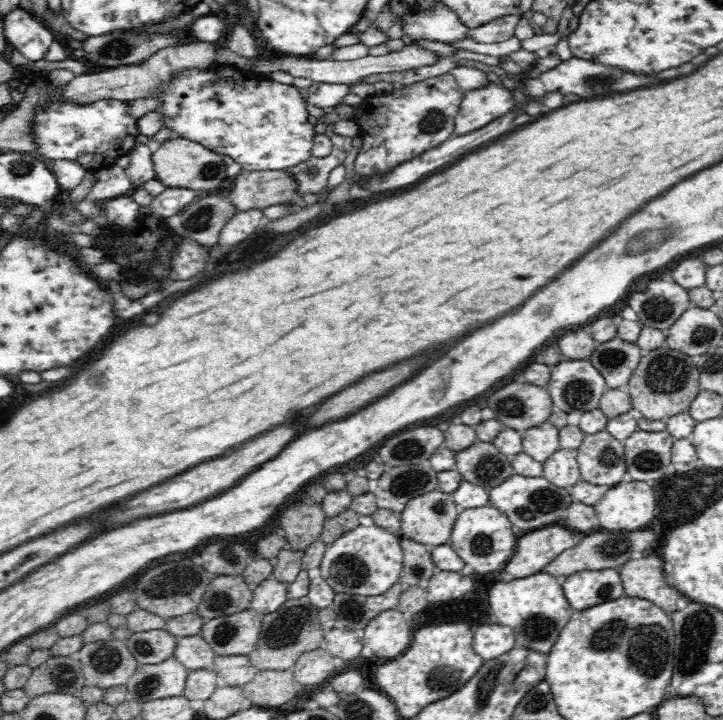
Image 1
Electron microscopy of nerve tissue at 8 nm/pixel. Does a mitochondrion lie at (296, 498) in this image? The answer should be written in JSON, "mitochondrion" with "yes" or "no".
{"mitochondrion":"no"}

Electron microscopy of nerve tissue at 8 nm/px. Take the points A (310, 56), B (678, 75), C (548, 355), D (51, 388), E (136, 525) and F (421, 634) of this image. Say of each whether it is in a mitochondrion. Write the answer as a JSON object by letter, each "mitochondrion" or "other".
{"A":"other","B":"other","C":"other","D":"other","E":"other","F":"other"}

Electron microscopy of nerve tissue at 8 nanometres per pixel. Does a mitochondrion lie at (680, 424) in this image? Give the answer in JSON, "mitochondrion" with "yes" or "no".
{"mitochondrion":"no"}

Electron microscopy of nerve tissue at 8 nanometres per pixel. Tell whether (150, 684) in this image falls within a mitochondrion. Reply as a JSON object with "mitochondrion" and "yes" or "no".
{"mitochondrion":"yes"}

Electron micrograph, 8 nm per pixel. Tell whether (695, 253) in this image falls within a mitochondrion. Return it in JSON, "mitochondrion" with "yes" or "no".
{"mitochondrion":"no"}

